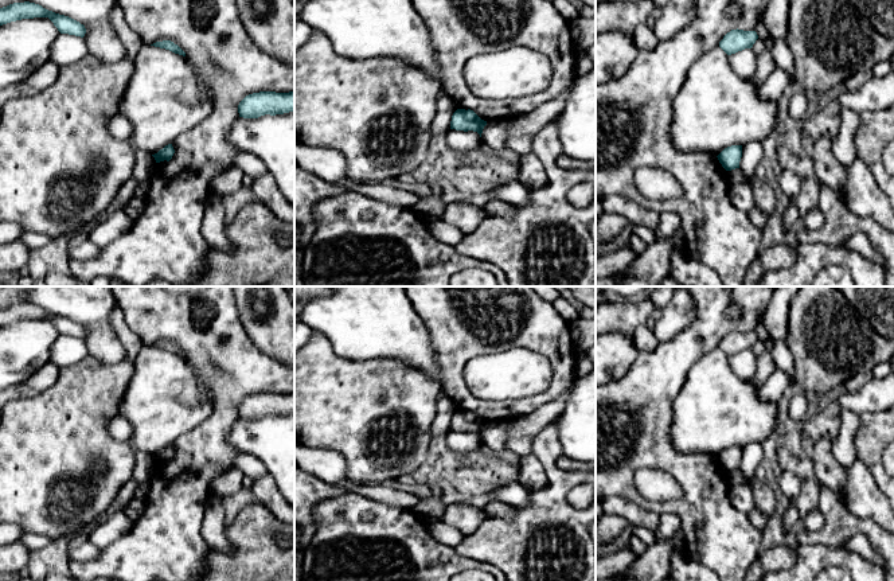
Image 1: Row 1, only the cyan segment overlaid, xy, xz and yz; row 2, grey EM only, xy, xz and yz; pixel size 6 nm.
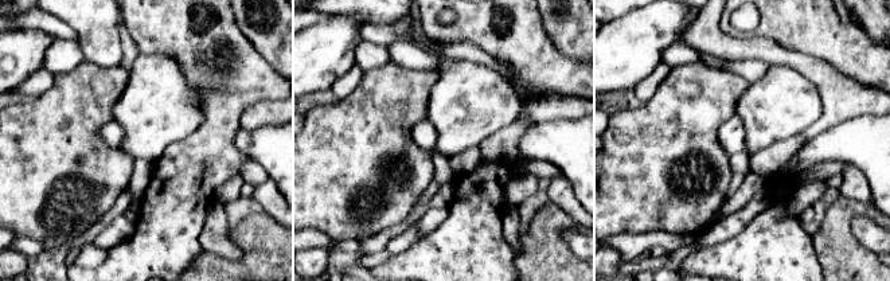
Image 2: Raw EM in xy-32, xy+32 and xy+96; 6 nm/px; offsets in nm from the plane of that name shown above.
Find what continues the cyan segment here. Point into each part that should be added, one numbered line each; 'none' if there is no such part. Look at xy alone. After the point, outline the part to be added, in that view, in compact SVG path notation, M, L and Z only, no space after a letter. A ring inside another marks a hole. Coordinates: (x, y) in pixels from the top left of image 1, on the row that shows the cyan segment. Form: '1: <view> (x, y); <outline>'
none

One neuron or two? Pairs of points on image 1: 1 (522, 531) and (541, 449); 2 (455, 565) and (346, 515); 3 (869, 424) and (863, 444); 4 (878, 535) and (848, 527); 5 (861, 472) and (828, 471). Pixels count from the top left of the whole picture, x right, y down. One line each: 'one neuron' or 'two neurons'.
1: one neuron
2: one neuron
3: one neuron
4: one neuron
5: two neurons

